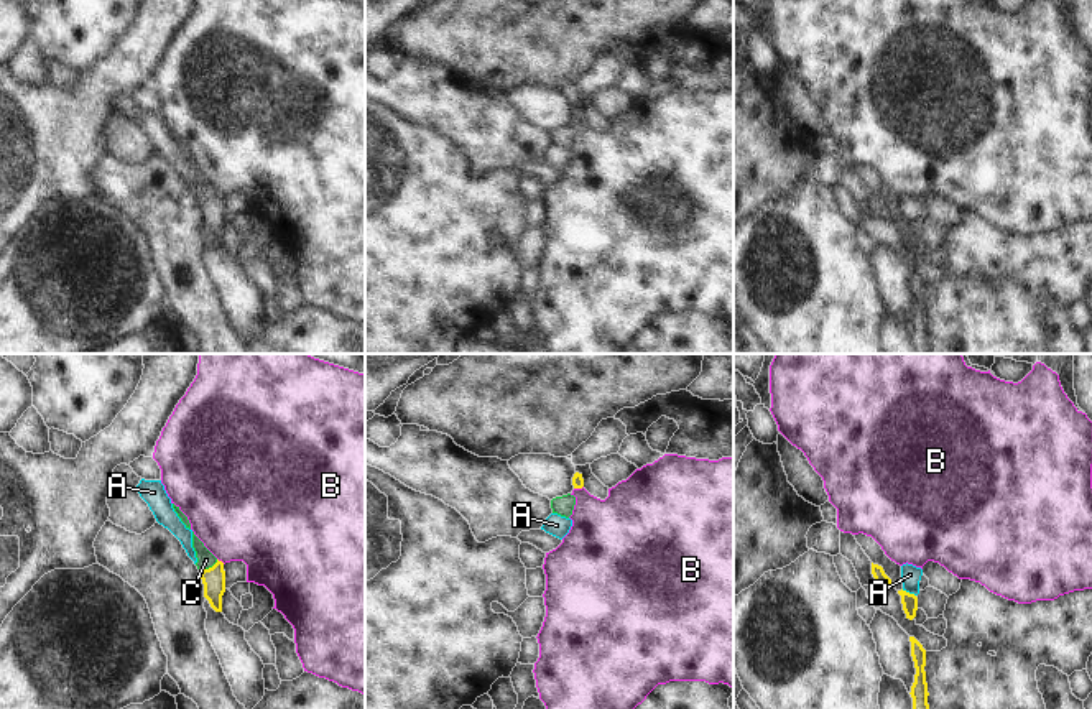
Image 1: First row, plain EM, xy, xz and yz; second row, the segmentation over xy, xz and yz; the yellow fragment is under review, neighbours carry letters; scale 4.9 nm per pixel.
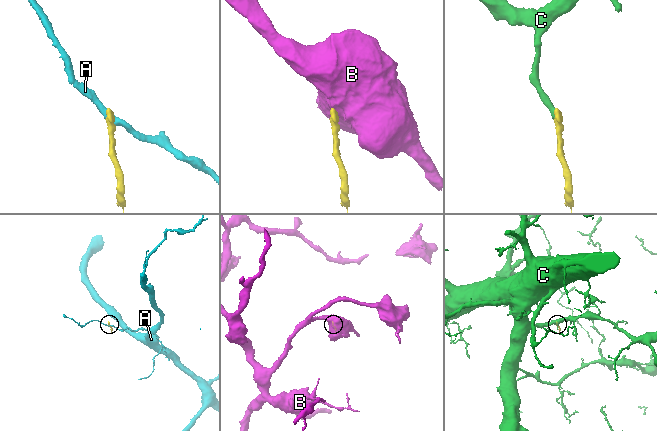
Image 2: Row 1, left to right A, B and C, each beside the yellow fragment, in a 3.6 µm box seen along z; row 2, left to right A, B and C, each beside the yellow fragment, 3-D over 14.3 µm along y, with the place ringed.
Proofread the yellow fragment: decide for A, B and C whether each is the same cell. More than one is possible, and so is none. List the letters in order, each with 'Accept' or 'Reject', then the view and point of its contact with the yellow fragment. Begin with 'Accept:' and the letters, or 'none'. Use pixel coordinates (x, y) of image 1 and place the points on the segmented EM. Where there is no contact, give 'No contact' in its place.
Accept: C
A: Reject. Touches yellow at yz (908, 593)
B: Reject. Touches yellow at xy (221, 561)
C: Accept. Touches yellow at xy (209, 568)

